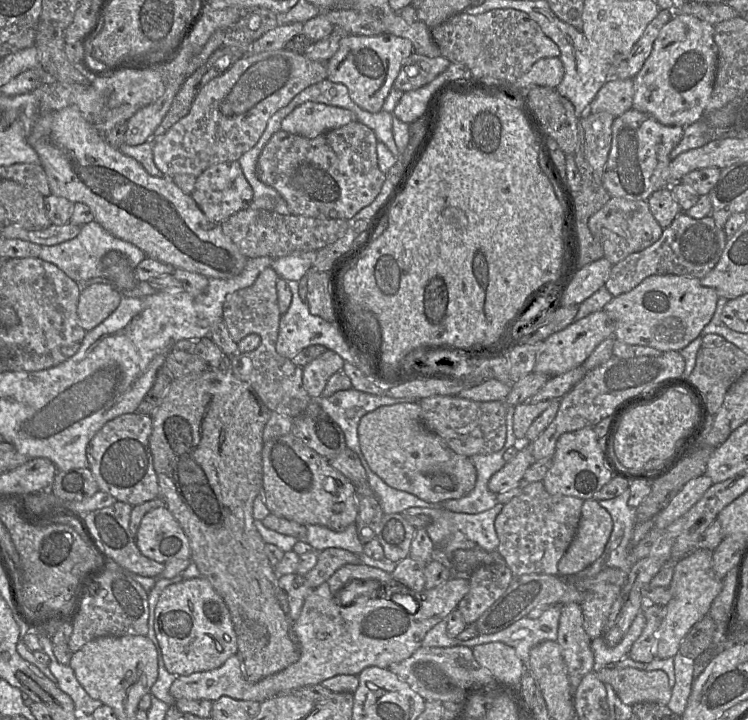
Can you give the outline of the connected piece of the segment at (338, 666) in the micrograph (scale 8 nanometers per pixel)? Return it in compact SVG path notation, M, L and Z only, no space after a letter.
M363 563L354 564L354 565L353 564L344 565L340 569L338 569L326 582L322 583L320 586L312 590L312 592L309 594L309 596L306 598L303 604L299 618L293 622L293 630L297 636L297 639L300 645L300 658L297 662L295 662L294 664L290 665L289 667L287 667L286 669L278 673L275 673L273 675L263 678L260 681L250 682L246 679L244 670L243 670L243 665L241 663L241 660L236 654L228 658L227 661L222 666L214 670L196 672L188 676L178 676L170 687L170 694L173 696L175 700L178 700L178 699L193 699L193 700L206 699L206 700L210 700L211 702L214 702L218 700L219 698L221 698L222 696L228 696L236 700L257 701L257 702L262 703L265 700L268 700L280 694L287 694L288 692L291 692L292 690L295 690L297 688L301 688L301 687L309 686L309 685L321 684L324 680L327 680L337 675L356 675L358 676L365 668L372 667L372 666L387 669L390 665L399 663L409 658L410 656L412 656L414 652L417 651L422 646L423 639L425 635L427 634L427 632L431 628L433 628L436 624L438 624L443 619L445 619L452 610L457 608L459 602L469 592L469 588L470 588L470 583L468 579L450 578L449 580L445 581L441 585L435 588L432 588L430 590L425 589L421 592L415 592L414 590L409 589L409 591L405 593L398 593L398 592L394 593L391 599L386 599L382 596L384 594L381 593L380 589L386 589L386 586L389 586L389 588L391 588L391 587L396 586L398 583L400 582L395 580L390 573L380 570L378 568L367 566Z

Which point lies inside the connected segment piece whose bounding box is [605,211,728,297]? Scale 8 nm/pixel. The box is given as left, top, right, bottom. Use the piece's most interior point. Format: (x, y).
(691, 247)

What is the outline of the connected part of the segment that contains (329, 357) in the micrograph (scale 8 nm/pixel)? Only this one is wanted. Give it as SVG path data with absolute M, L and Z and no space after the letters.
M327 349L318 358L302 367L303 386L312 399L320 399L328 379L344 365L344 359Z

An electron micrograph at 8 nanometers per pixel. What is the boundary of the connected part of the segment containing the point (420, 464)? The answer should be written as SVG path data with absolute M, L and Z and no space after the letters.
M419 402L380 406L368 412L359 422L358 438L369 467L392 488L413 494L426 502L441 503L462 498L475 487L477 472L471 458L454 452L439 435L425 427Z

